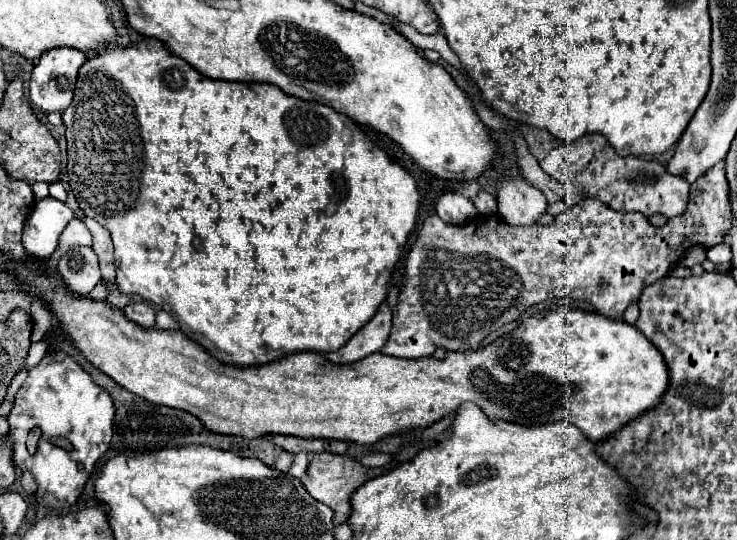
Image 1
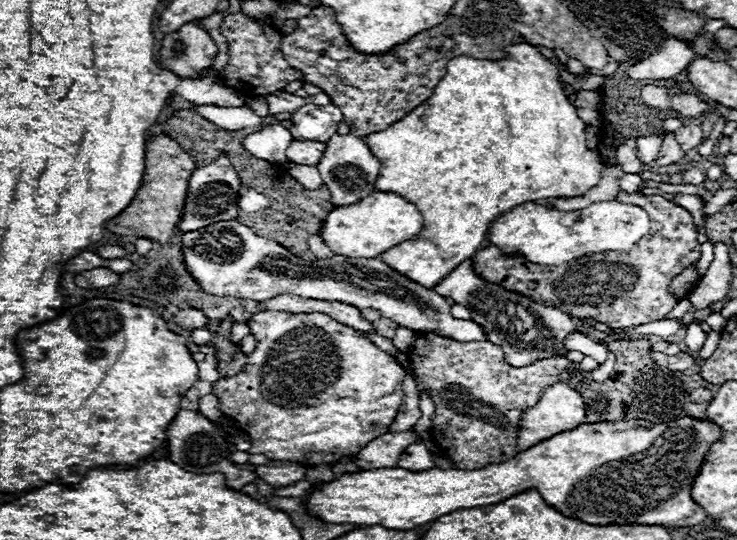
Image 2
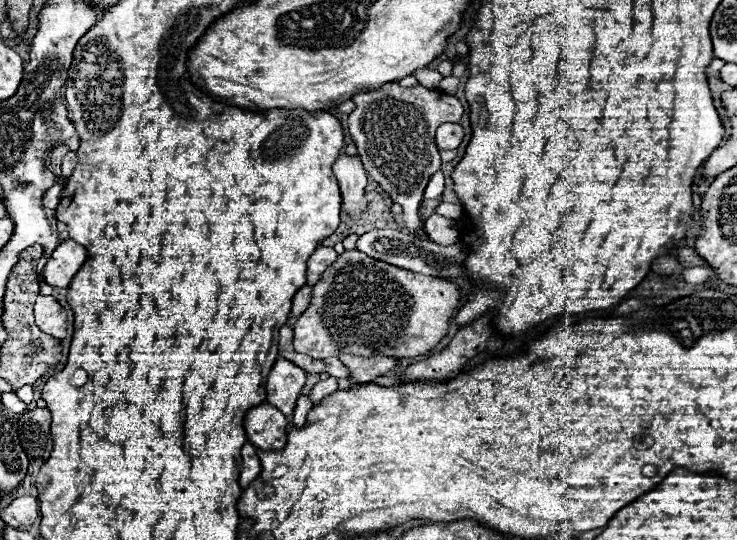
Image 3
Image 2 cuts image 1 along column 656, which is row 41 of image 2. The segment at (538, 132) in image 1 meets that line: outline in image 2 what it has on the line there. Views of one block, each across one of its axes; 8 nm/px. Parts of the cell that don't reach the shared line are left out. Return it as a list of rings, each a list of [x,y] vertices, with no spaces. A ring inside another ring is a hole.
[[[200,20],[184,24],[178,32],[166,34],[160,50],[160,66],[180,78],[200,78],[200,72],[212,66],[218,48]]]

